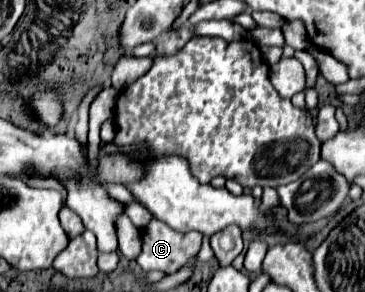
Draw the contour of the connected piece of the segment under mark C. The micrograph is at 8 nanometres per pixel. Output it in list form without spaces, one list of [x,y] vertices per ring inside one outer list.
[[[151,219],[149,225],[141,229],[141,253],[135,261],[143,271],[175,273],[191,255],[199,253],[201,239],[203,235],[197,231],[179,233]]]

